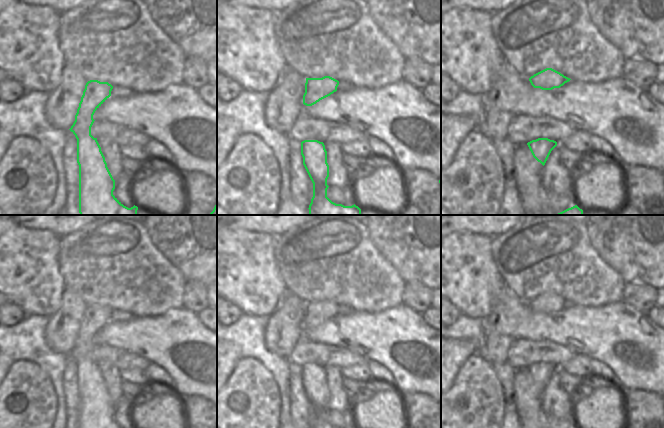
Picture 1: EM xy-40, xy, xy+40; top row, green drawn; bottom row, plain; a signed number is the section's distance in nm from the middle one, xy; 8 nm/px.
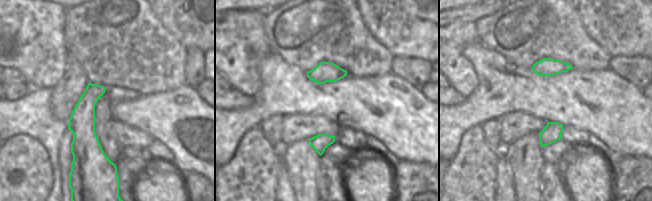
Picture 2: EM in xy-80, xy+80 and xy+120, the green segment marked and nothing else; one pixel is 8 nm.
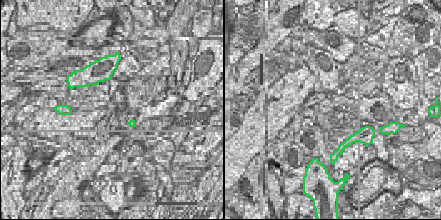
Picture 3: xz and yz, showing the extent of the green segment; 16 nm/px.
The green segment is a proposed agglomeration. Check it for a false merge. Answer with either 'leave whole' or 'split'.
leave whole

